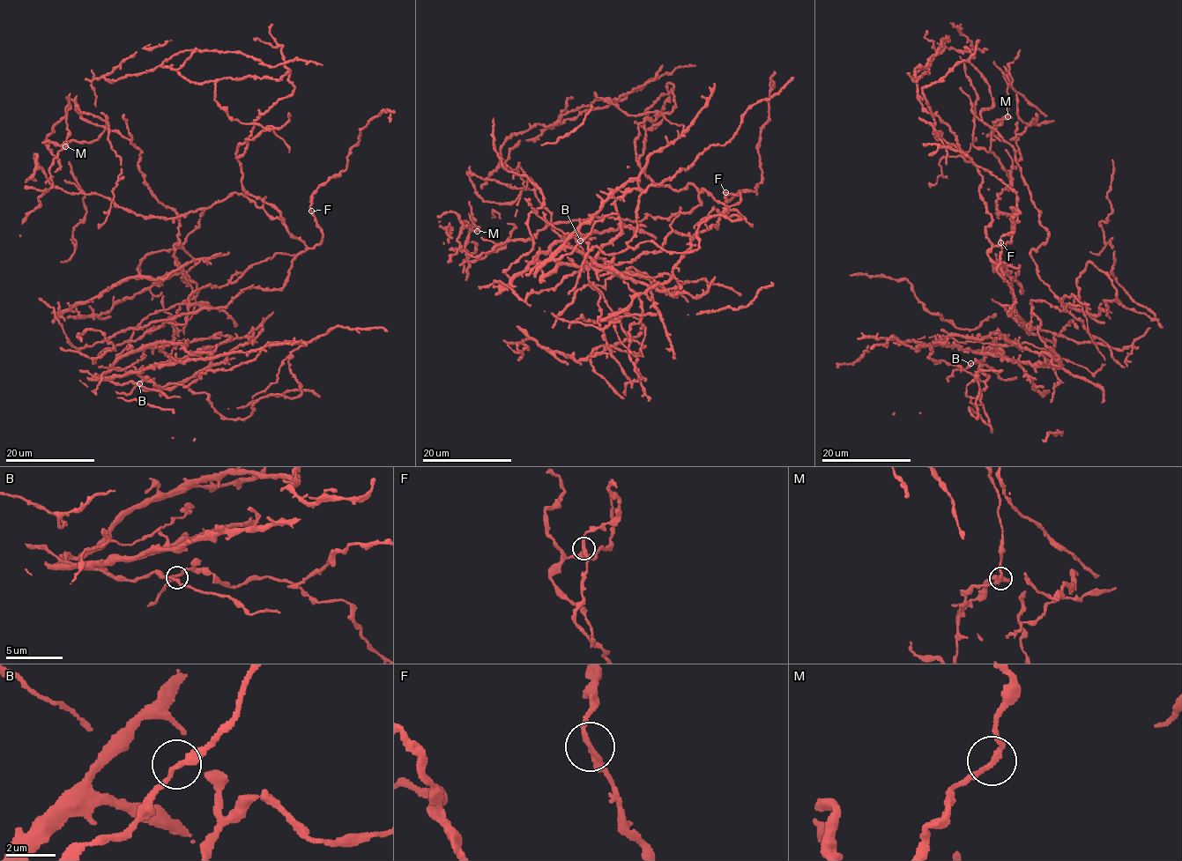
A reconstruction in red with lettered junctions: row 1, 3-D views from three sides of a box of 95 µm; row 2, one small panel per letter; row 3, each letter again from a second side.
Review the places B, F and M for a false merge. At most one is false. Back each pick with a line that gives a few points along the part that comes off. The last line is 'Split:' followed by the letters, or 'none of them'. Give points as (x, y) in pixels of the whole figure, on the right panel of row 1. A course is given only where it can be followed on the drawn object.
Split: none of them

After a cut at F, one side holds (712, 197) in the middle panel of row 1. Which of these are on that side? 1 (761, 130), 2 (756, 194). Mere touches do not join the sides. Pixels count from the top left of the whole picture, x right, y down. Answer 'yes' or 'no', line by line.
1: no
2: no

